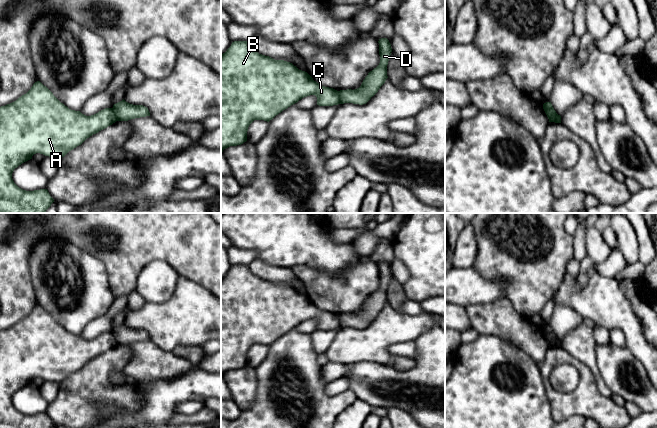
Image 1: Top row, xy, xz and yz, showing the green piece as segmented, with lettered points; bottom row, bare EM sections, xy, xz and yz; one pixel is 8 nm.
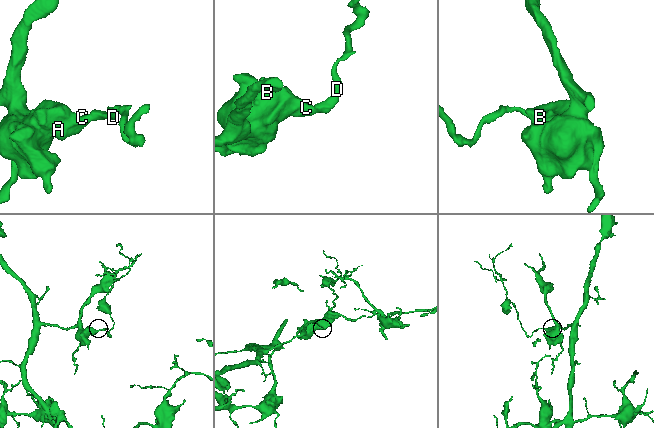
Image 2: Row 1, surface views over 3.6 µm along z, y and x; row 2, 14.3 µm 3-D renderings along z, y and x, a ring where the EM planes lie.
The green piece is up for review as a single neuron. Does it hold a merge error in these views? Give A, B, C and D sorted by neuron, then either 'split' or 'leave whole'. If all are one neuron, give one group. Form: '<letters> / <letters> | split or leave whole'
A B C / D | split

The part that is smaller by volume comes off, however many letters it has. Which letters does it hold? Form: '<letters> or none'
D

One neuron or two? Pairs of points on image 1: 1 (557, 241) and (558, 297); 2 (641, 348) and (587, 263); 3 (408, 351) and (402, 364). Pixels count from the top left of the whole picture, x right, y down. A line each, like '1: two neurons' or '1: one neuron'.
1: two neurons
2: two neurons
3: two neurons

